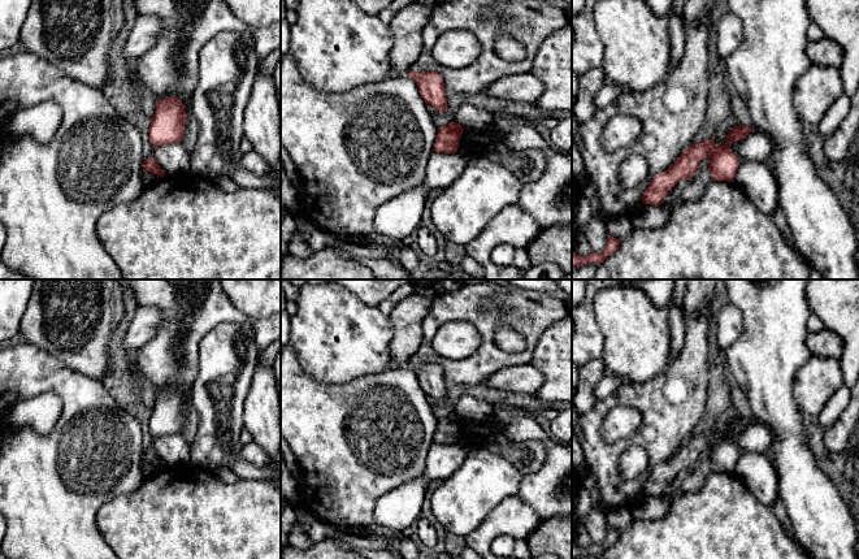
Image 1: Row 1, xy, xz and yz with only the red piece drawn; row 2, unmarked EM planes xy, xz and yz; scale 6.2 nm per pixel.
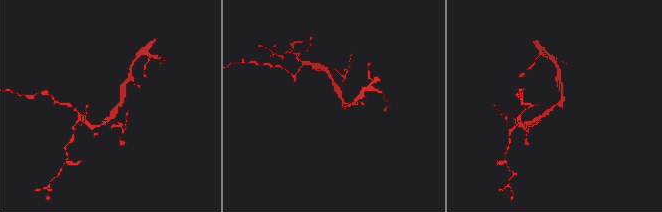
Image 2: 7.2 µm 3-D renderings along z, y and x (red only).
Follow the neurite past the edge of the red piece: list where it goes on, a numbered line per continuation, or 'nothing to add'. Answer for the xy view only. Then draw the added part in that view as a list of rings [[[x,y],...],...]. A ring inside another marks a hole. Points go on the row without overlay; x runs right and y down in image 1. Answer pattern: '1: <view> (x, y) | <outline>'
nothing to add

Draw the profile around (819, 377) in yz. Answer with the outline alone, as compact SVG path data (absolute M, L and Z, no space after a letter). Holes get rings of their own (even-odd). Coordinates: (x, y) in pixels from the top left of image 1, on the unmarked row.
M811 355L795 372L793 396L803 415L817 417L842 384L840 359Z

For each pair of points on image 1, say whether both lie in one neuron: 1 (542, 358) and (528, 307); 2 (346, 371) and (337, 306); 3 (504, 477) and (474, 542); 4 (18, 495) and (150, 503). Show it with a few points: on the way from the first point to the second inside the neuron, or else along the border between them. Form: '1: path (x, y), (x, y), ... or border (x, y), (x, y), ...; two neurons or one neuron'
1: border (558, 319), (539, 336), (529, 362); two neurons
2: path (339, 355), (337, 321); one neuron
3: border (512, 497), (506, 497), (465, 536); two neurons
4: border (138, 486), (105, 502), (98, 511), (96, 528); two neurons

